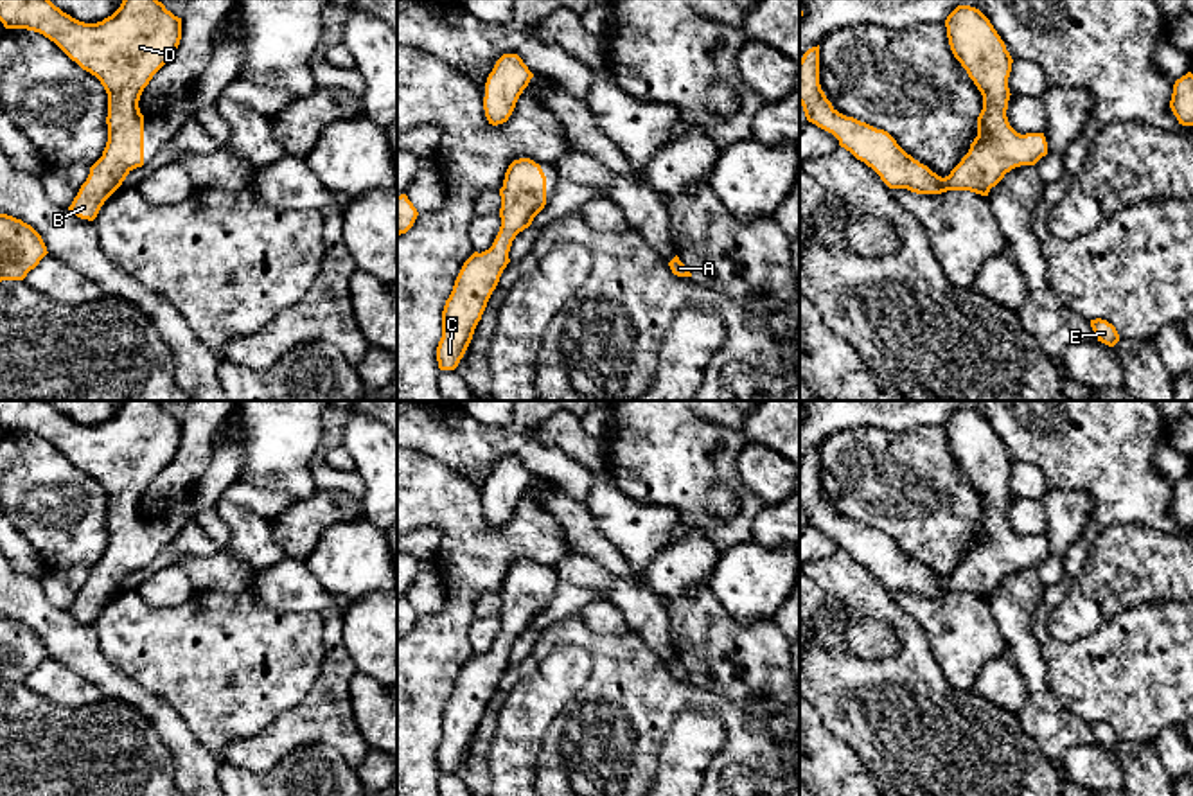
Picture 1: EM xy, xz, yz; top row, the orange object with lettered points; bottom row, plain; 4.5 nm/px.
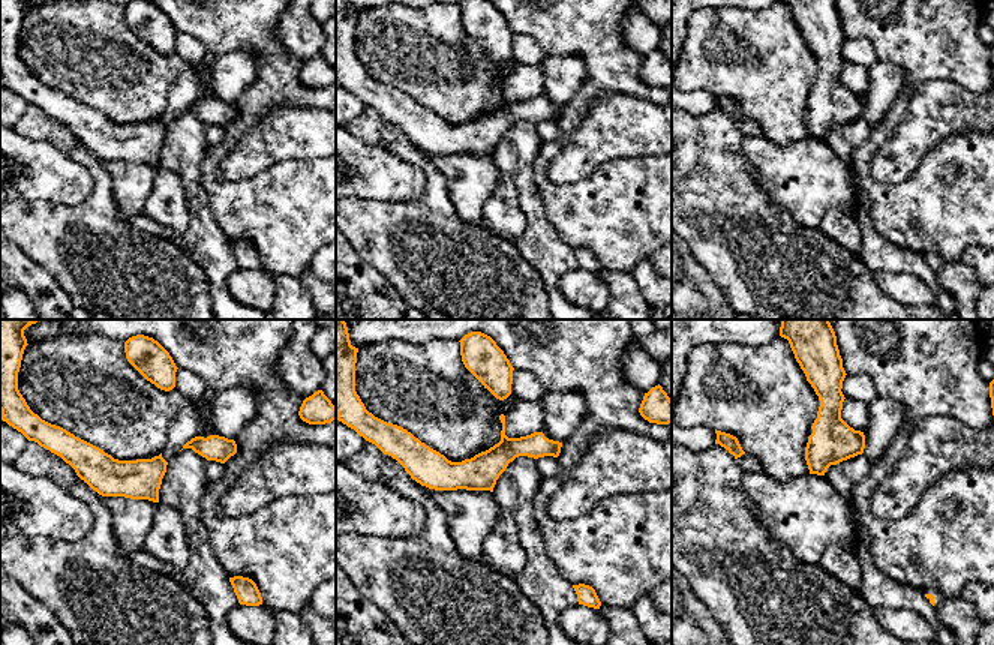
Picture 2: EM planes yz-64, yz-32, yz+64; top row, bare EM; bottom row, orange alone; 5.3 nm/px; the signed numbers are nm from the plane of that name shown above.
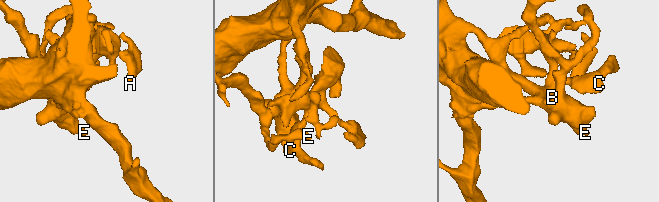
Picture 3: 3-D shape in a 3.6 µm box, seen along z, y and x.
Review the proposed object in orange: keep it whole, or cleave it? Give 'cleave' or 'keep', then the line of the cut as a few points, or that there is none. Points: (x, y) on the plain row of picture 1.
keep | no cut

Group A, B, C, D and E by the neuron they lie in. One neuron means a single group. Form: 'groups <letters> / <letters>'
groups A B C D E

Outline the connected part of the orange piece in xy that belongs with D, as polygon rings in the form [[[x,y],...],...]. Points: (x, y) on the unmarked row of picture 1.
[[[0,401],[0,424],[5,431],[34,433],[54,444],[83,473],[95,478],[108,496],[106,550],[68,609],[77,620],[93,624],[126,579],[144,568],[144,517],[138,503],[153,478],[172,462],[181,442],[181,420],[156,401],[124,401],[111,419],[97,426],[72,420],[49,401]]]

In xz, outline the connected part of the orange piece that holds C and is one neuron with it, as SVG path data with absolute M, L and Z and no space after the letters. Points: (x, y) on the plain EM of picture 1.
M530 561L514 562L499 591L501 629L492 649L474 654L462 668L442 713L442 740L437 749L440 773L455 773L464 760L474 731L499 679L510 665L508 654L519 634L528 631L546 607L546 579Z

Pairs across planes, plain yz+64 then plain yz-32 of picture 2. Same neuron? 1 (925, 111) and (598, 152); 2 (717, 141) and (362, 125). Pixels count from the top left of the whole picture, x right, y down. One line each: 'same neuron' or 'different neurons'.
1: same neuron
2: same neuron

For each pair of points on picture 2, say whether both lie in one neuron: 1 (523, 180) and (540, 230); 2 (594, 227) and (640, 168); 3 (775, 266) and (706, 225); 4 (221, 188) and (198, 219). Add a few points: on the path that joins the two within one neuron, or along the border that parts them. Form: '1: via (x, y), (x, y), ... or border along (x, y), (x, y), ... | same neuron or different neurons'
1: via (528, 192), (534, 218) | same neuron
2: via (609, 212), (637, 183) | same neuron
3: via (759, 257), (735, 233), (723, 233) | same neuron
4: border along (201, 170), (201, 188), (212, 216), (225, 236) | different neurons

